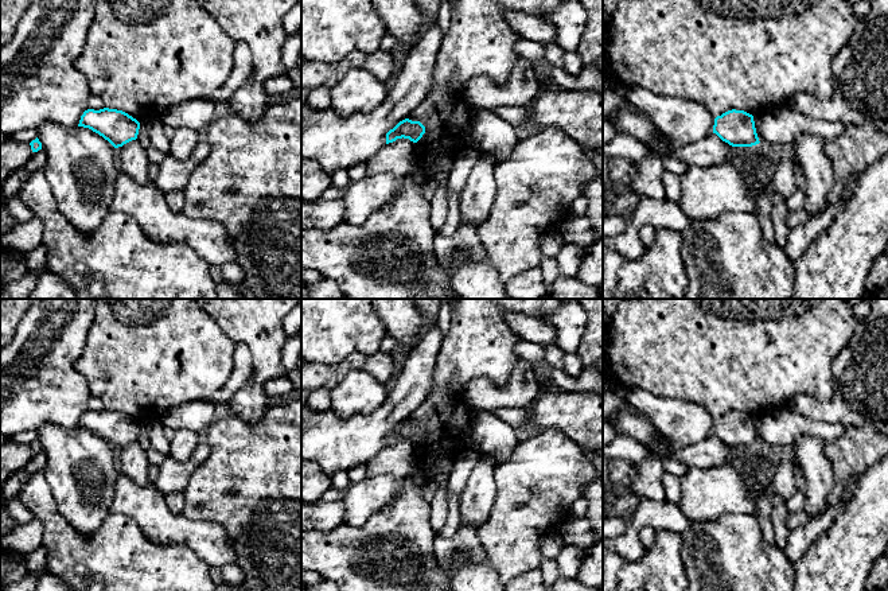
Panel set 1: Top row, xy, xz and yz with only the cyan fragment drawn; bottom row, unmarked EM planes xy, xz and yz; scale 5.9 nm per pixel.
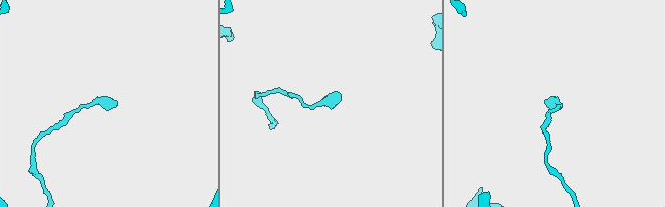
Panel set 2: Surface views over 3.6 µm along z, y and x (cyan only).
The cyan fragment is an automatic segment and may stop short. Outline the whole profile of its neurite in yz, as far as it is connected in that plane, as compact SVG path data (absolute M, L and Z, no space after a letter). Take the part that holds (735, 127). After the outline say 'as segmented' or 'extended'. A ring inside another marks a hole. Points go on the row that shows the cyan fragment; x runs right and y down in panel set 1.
M728 110L714 118L713 133L732 147L759 144L753 116L744 110Z; as segmented

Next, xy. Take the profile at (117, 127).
M104 108L85 110L78 127L91 129L118 148L137 139L140 123L122 110Z; as segmented

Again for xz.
M405 118L386 133L386 144L402 137L409 139L413 143L417 143L424 133L425 127L420 121L412 121L409 118Z; as segmented

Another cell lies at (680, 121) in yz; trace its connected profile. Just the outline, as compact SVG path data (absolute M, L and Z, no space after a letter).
M632 88L624 97L626 104L651 120L657 133L670 145L669 151L647 145L649 155L635 162L631 187L646 198L665 199L665 158L671 156L673 148L713 133L716 117L700 102L663 97L643 88Z

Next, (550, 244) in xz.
M549 233L542 236L540 246L544 256L556 258L564 244L561 233Z

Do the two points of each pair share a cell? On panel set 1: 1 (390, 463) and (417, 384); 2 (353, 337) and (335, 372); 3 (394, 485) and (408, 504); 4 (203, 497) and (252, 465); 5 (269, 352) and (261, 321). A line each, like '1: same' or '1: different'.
1: different
2: different
3: different
4: same
5: same

